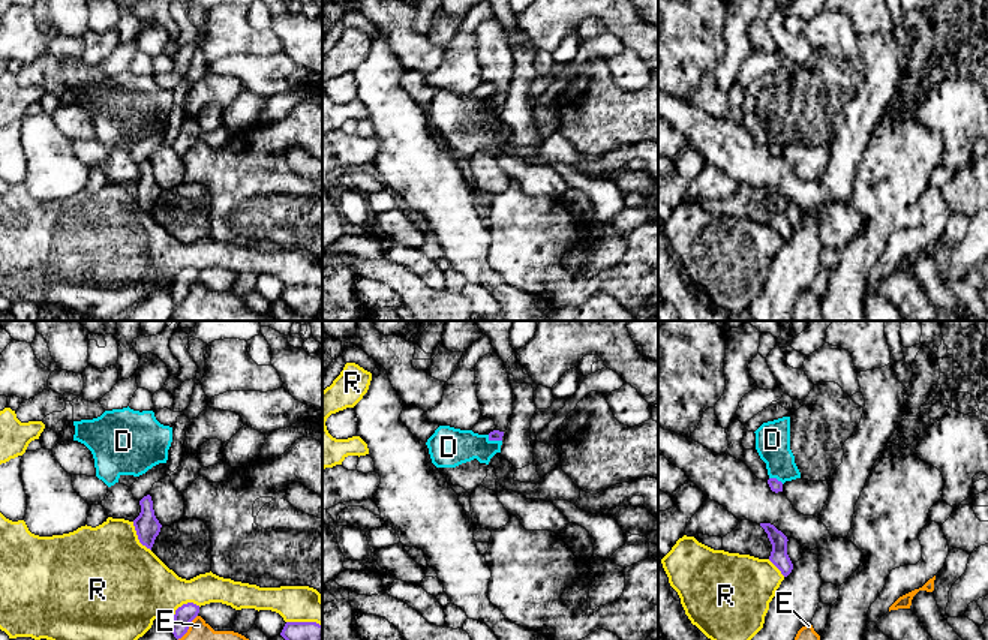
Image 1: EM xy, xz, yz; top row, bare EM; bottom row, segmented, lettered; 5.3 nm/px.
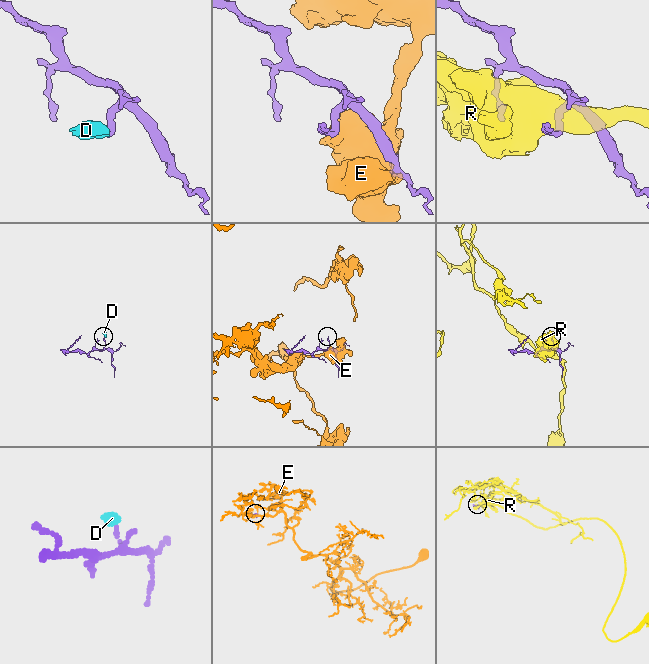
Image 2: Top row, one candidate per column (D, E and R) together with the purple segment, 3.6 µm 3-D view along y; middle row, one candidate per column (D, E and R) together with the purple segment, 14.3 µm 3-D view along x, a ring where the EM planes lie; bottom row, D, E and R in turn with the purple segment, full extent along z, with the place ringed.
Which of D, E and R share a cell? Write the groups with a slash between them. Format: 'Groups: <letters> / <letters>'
Groups: D / E / R

